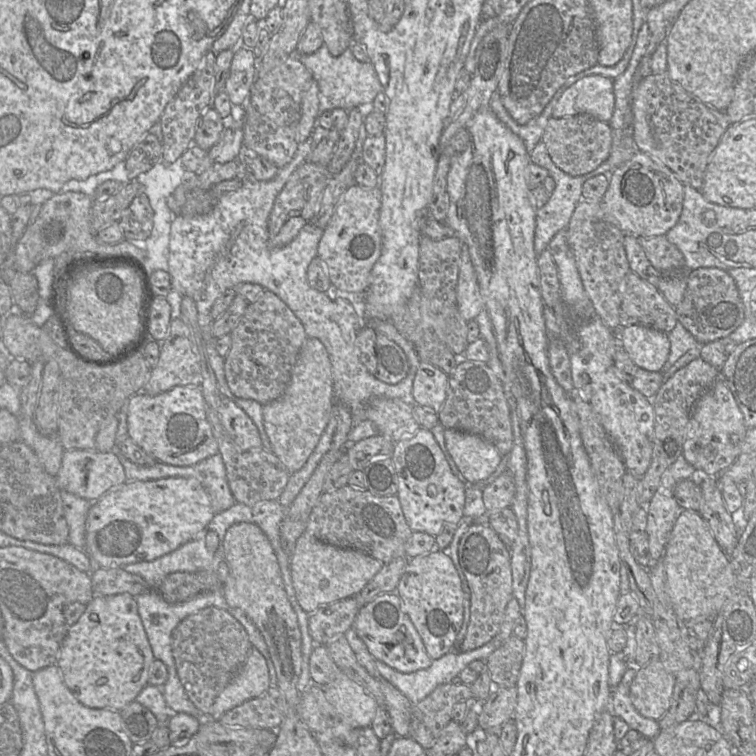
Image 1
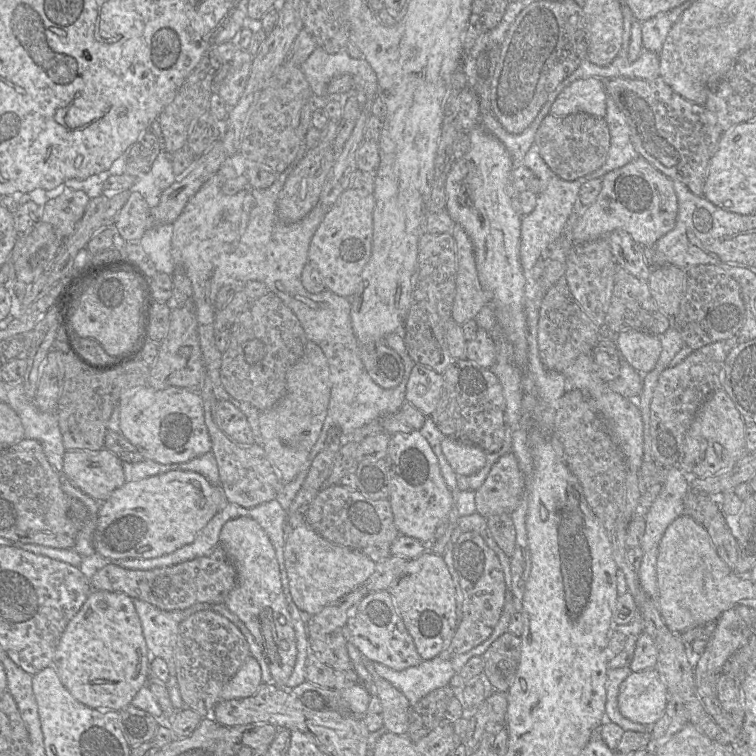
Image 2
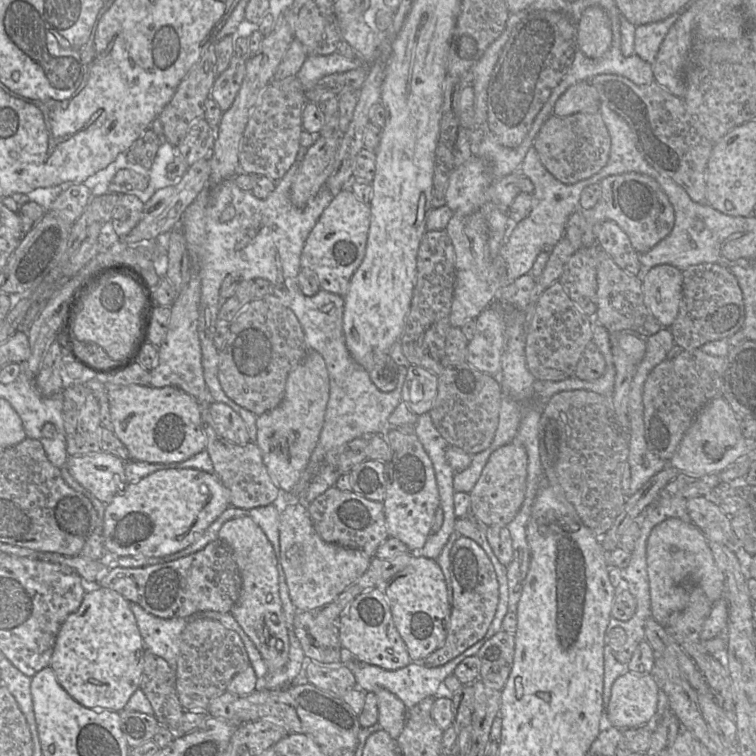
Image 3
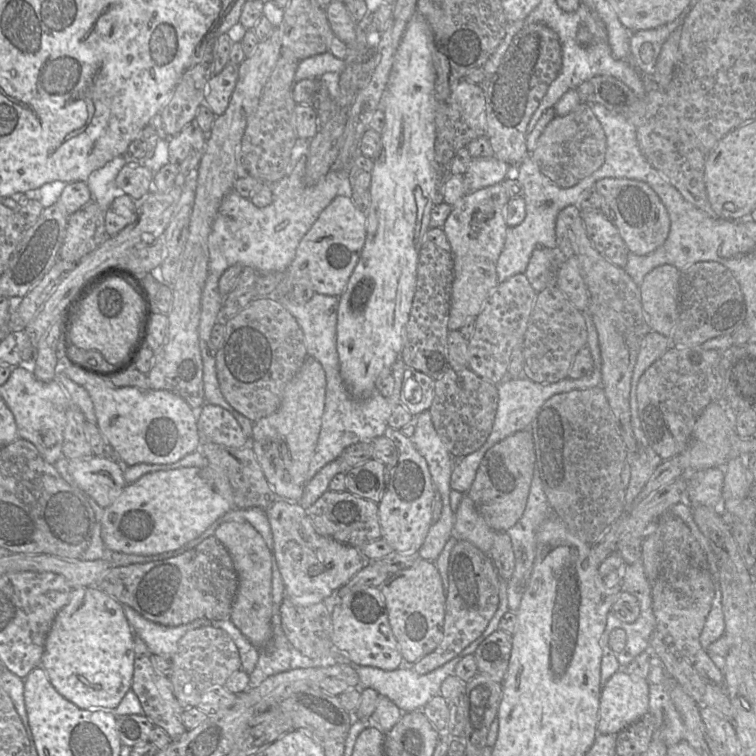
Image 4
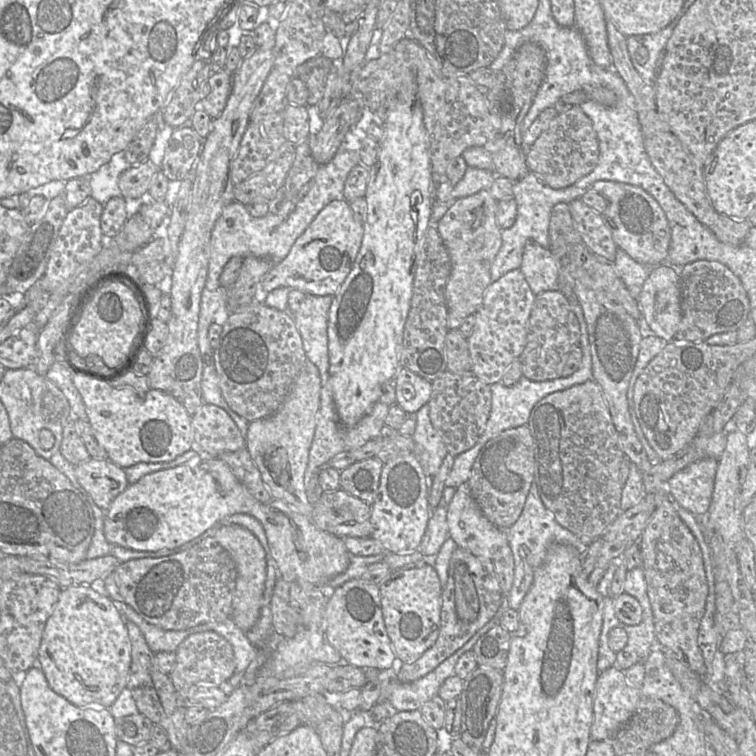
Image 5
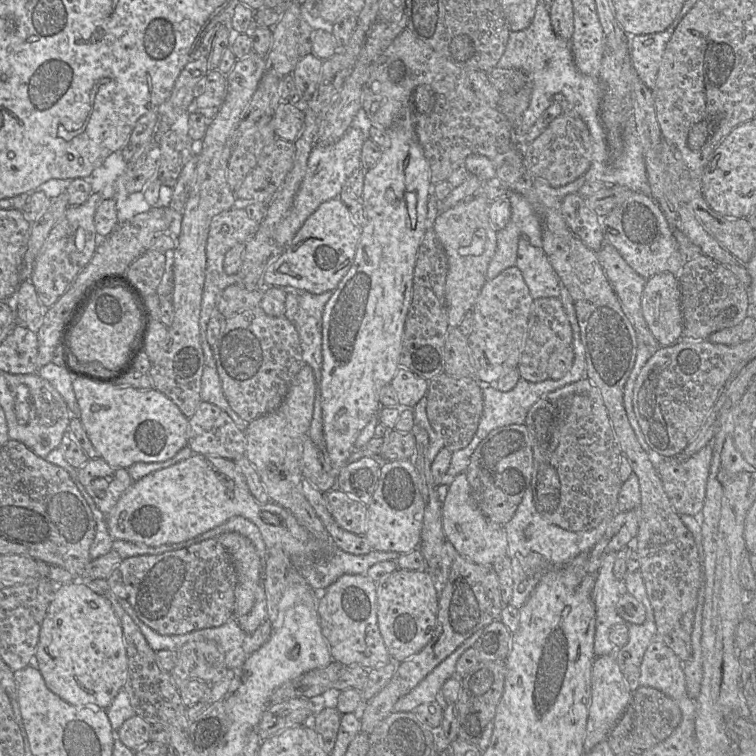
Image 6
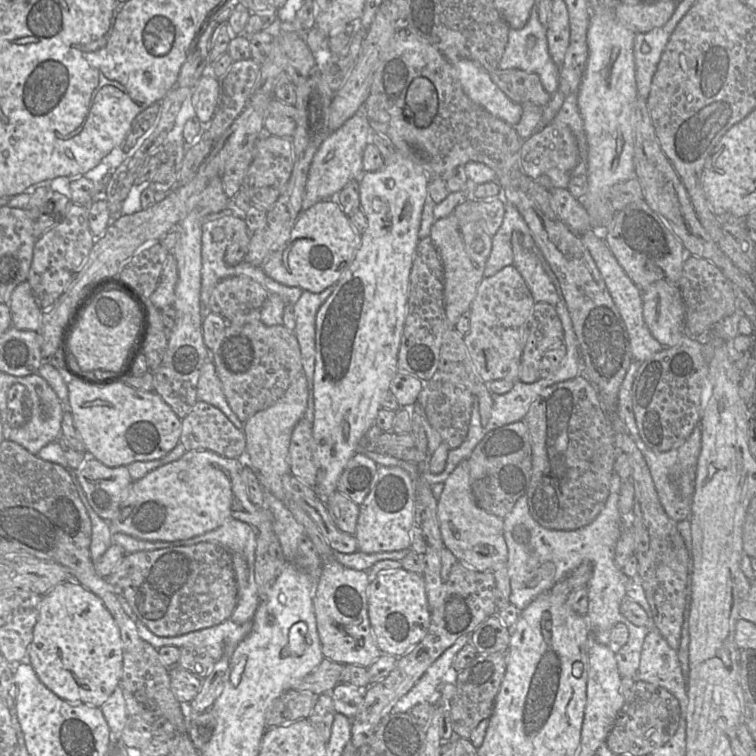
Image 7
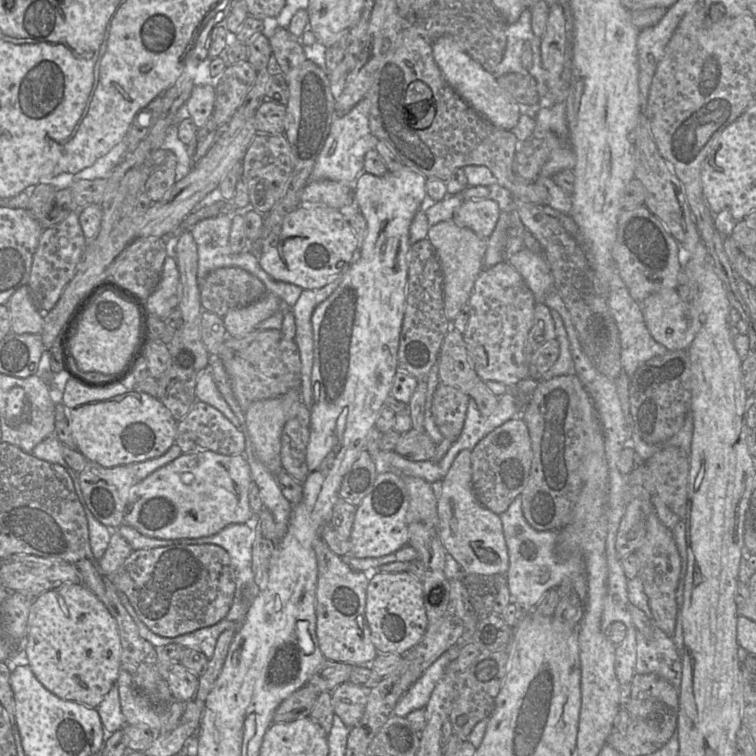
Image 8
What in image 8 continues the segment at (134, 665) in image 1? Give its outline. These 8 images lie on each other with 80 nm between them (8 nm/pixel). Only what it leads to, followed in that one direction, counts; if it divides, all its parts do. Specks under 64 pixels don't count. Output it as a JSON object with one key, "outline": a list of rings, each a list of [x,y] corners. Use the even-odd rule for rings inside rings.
{"outline":[[[65,583],[43,592],[35,599],[33,599],[29,611],[26,638],[23,643],[23,649],[21,649],[21,651],[17,654],[19,657],[23,658],[24,652],[26,654],[28,666],[30,667],[31,671],[33,672],[37,680],[48,691],[50,691],[60,699],[83,704],[89,708],[97,708],[99,706],[99,704],[104,700],[111,688],[116,684],[119,672],[121,670],[122,647],[116,620],[110,614],[106,606],[101,602],[101,600],[82,583]]]}

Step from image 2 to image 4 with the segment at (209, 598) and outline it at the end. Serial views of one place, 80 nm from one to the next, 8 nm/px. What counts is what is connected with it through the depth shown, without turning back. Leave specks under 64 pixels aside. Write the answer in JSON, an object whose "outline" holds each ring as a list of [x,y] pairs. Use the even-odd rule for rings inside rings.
{"outline":[[[211,536],[172,558],[111,567],[97,587],[144,618],[176,627],[202,618],[230,619],[238,590],[238,575],[227,548],[215,536]]]}

